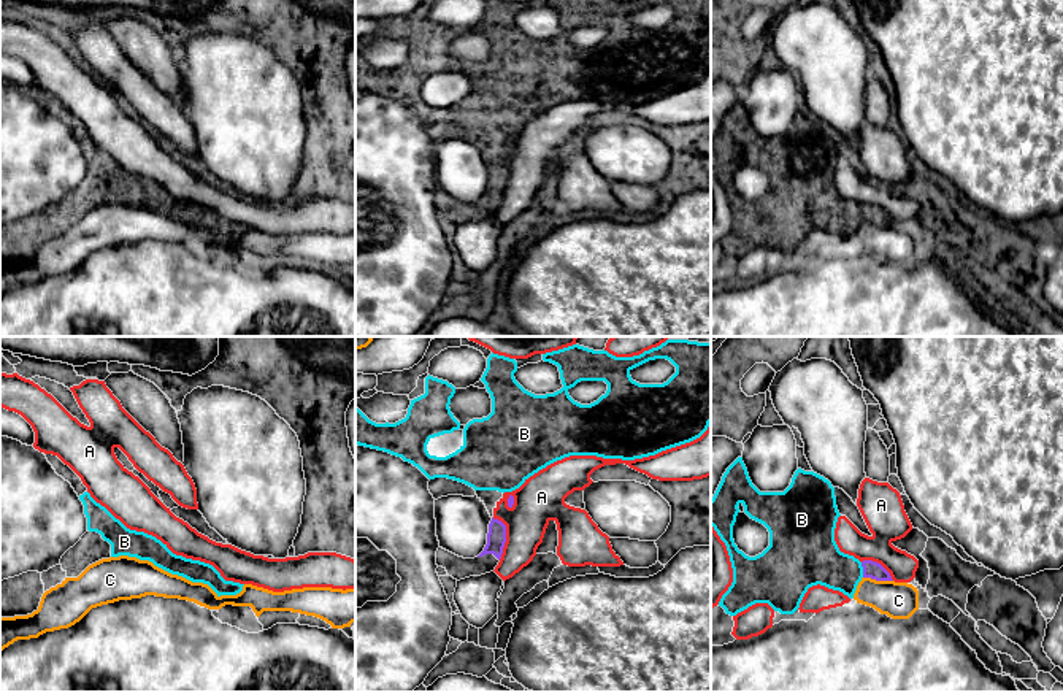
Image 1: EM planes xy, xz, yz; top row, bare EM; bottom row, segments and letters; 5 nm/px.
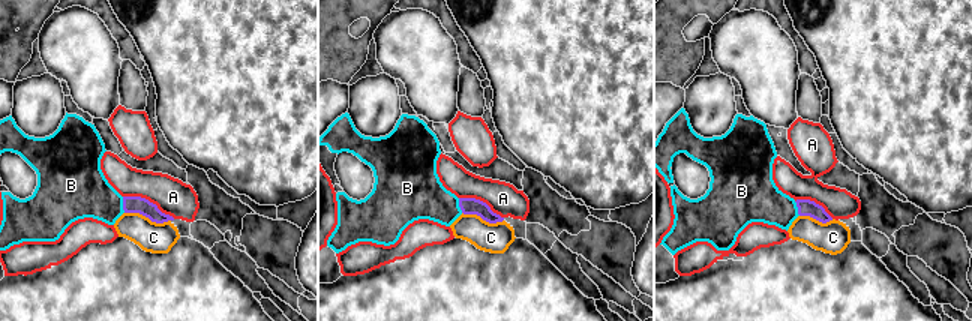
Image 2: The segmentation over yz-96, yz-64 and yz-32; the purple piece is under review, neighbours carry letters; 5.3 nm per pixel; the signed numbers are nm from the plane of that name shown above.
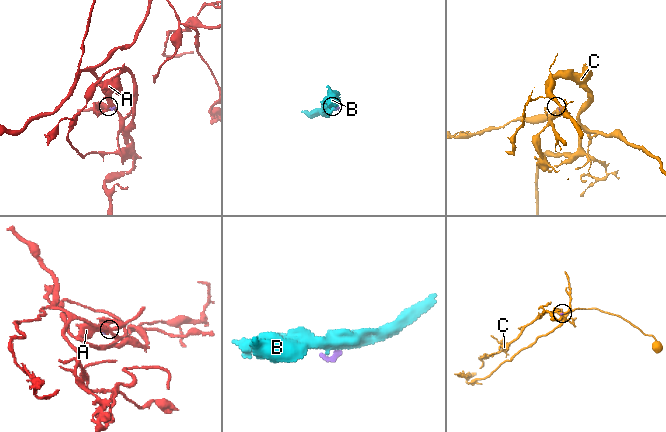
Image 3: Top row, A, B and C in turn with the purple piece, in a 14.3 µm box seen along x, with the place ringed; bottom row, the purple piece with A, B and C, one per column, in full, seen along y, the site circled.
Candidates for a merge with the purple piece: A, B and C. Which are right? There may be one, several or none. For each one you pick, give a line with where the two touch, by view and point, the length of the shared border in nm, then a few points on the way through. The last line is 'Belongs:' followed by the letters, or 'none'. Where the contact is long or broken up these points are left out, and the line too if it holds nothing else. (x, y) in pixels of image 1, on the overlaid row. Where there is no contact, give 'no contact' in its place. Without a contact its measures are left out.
B: contact yz (863, 570); length 80 nm; way yz (873, 570), (863, 570), (835, 570), (816, 559)
Belongs: B

